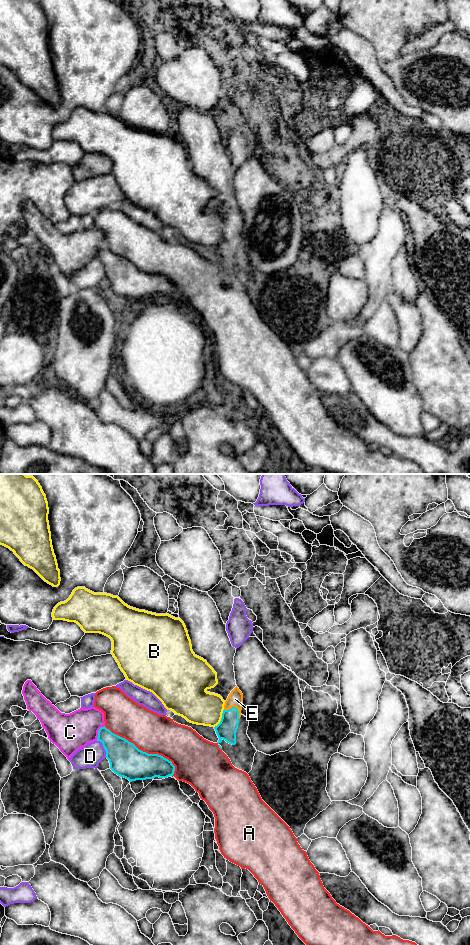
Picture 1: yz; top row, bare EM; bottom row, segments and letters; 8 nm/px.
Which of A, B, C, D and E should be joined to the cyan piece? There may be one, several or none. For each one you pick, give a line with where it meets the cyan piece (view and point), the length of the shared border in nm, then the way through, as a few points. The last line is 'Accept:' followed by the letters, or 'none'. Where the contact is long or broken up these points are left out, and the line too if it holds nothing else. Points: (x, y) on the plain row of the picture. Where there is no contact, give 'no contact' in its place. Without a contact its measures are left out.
E: yz (235, 227) | 150 nm | across yz (226, 249), (235, 227), (235, 219)
Accept: E

